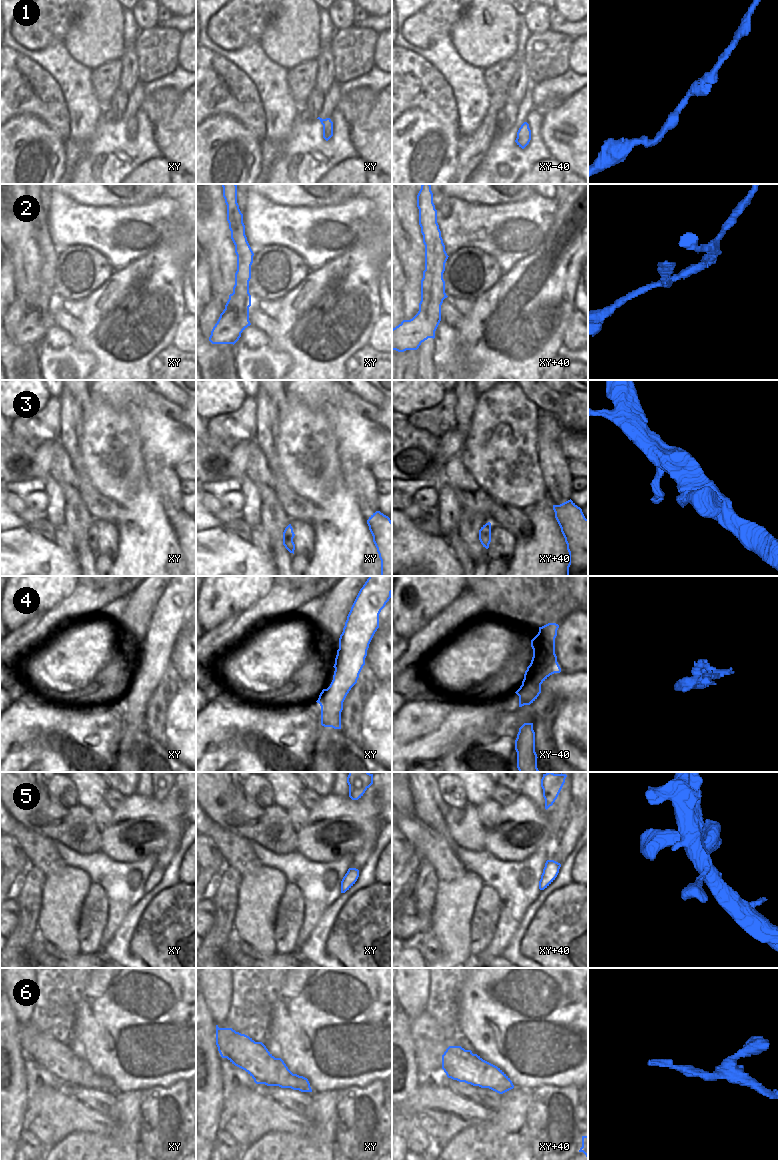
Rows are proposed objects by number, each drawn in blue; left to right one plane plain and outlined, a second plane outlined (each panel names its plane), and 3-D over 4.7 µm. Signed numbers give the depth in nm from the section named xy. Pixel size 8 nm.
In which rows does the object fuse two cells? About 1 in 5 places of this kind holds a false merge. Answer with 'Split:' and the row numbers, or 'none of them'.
Split: 2

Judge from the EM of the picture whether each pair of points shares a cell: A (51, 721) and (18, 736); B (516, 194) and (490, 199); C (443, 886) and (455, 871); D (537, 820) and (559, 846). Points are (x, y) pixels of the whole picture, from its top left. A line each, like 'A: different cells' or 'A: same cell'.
A: same cell
B: same cell
C: different cells
D: different cells

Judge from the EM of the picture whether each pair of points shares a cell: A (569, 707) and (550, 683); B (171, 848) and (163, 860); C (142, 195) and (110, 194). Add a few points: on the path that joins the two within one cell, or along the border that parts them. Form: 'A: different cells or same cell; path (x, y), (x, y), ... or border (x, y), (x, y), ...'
A: different cells; border (577, 696), (563, 701)
B: same cell; path (168, 851), (164, 857)
C: same cell; path (134, 195), (118, 197)

